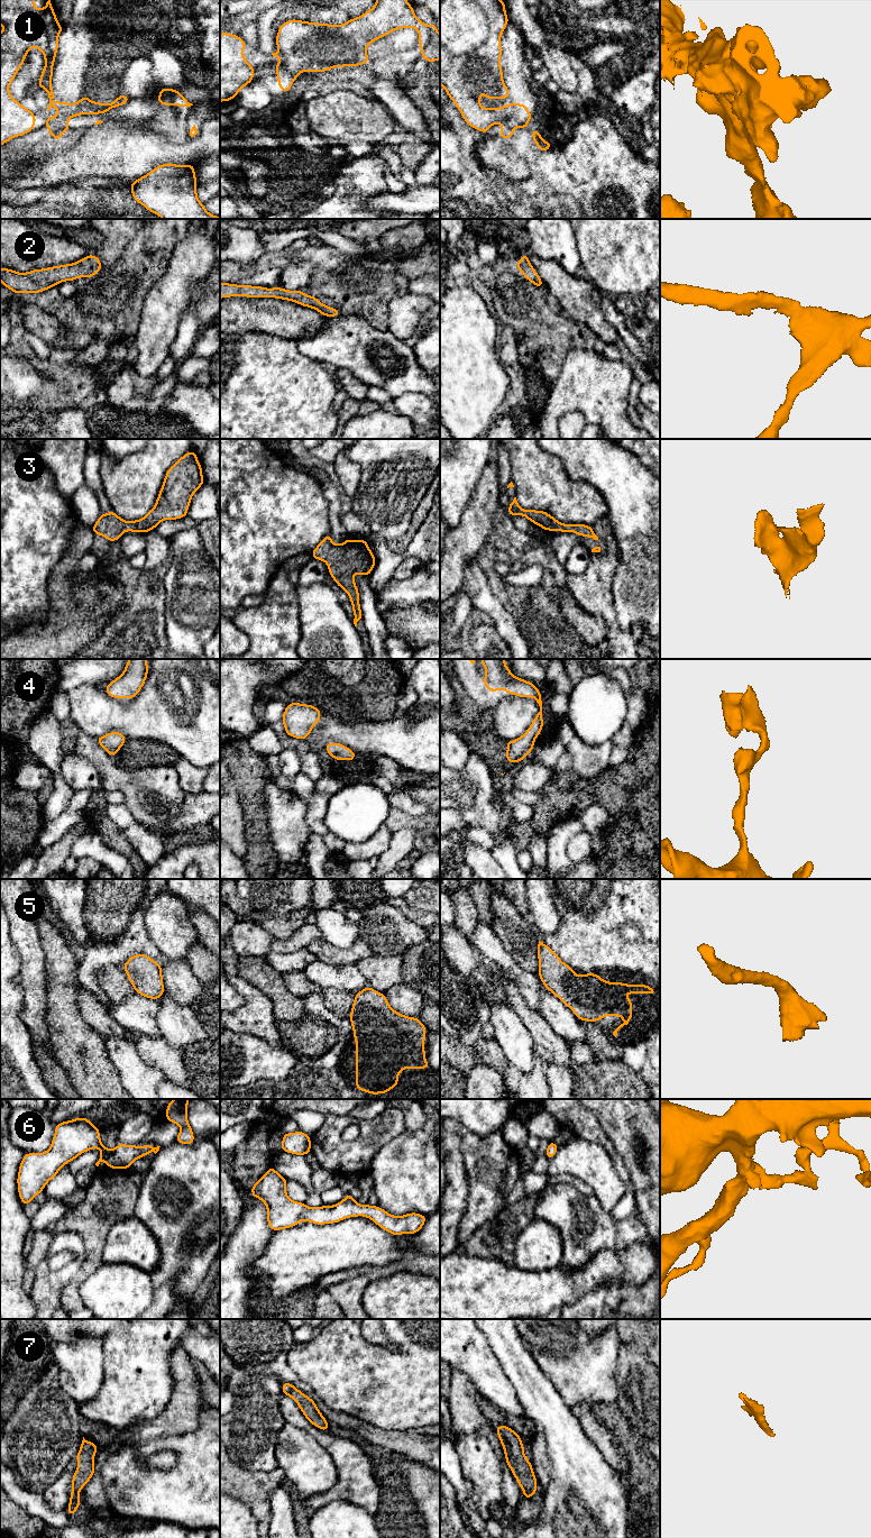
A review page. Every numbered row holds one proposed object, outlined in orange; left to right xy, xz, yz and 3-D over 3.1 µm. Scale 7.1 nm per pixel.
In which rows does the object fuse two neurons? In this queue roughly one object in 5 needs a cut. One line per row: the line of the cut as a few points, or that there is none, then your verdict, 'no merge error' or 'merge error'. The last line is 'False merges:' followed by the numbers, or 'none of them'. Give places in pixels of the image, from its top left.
1: cut in xz along (281, 62), (281, 66), (293, 75), (292, 82); merge error
2: no cut; no merge error
3: no cut; no merge error
4: no cut; no merge error
5: no cut; no merge error
6: no cut; no merge error
7: no cut; no merge error
False merges: 1

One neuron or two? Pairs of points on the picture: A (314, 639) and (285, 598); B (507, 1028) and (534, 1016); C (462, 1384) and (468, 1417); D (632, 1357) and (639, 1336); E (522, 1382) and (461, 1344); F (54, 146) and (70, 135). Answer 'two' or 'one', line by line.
A: two
B: two
C: one
D: two
E: two
F: one

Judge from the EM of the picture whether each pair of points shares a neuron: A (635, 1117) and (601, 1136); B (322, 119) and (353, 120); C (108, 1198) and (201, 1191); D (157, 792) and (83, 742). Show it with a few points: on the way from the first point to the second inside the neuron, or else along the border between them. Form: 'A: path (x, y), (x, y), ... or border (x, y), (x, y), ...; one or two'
A: border (592, 1110), (614, 1149), (621, 1155); two
B: path (330, 119), (345, 119); one
C: border (140, 1187), (134, 1215); two
D: path (139, 786), (121, 780), (101, 760); one

